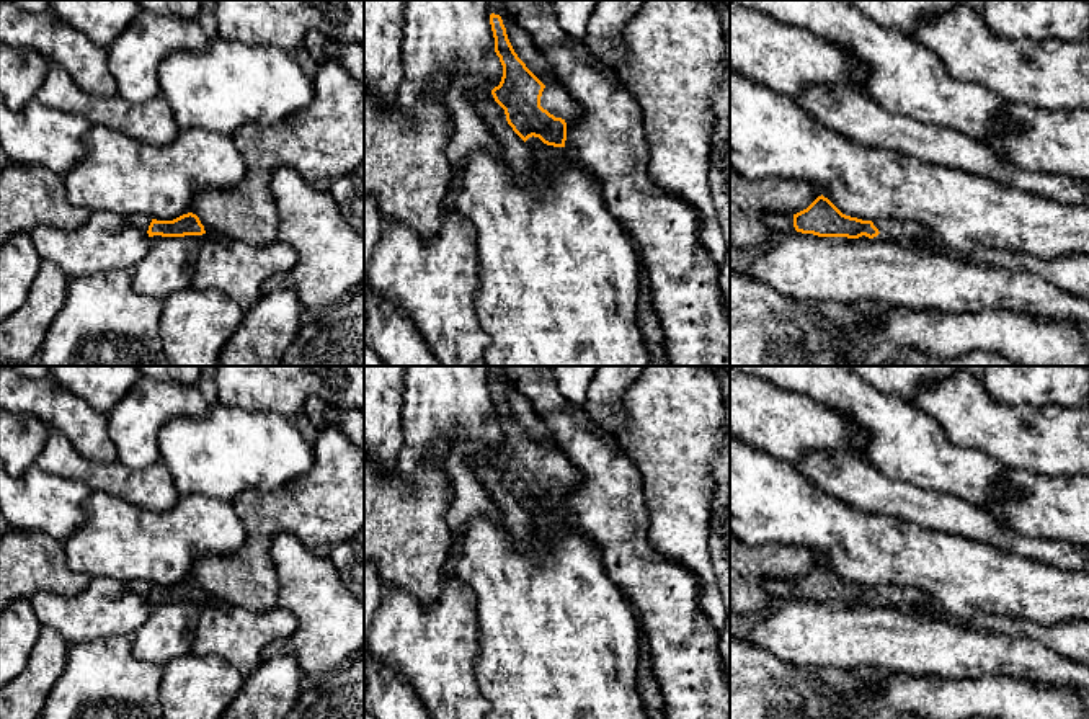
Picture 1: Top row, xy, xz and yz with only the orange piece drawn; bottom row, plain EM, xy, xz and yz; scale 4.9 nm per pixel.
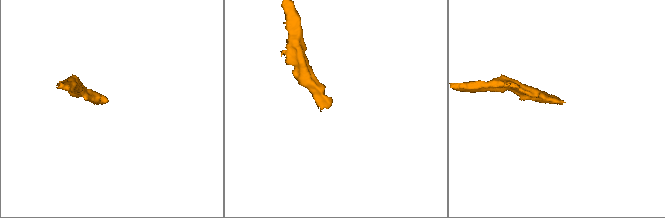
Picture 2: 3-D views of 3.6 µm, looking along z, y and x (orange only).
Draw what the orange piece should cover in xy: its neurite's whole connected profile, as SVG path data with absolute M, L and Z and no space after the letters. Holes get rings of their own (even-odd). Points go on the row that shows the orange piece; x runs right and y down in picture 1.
M193 212L183 214L173 221L157 221L145 214L136 214L127 217L129 222L145 230L150 240L160 240L163 237L184 237L206 234L199 217Z

